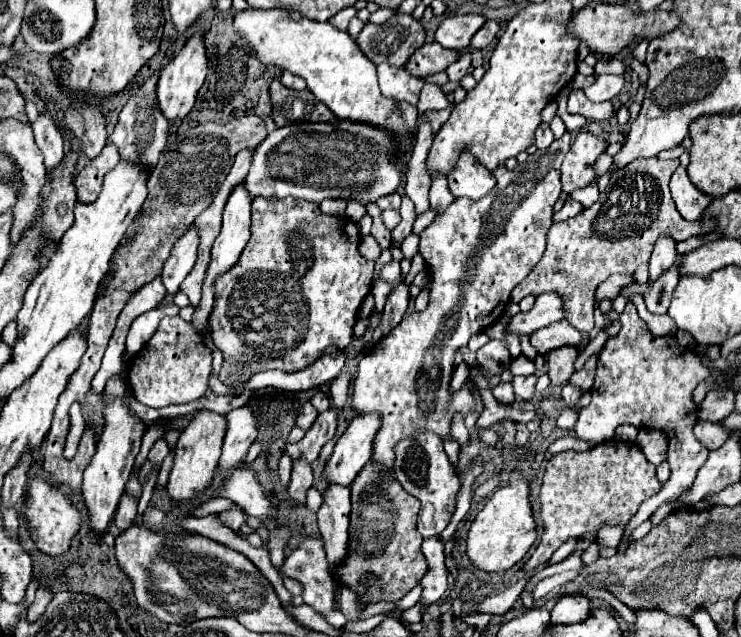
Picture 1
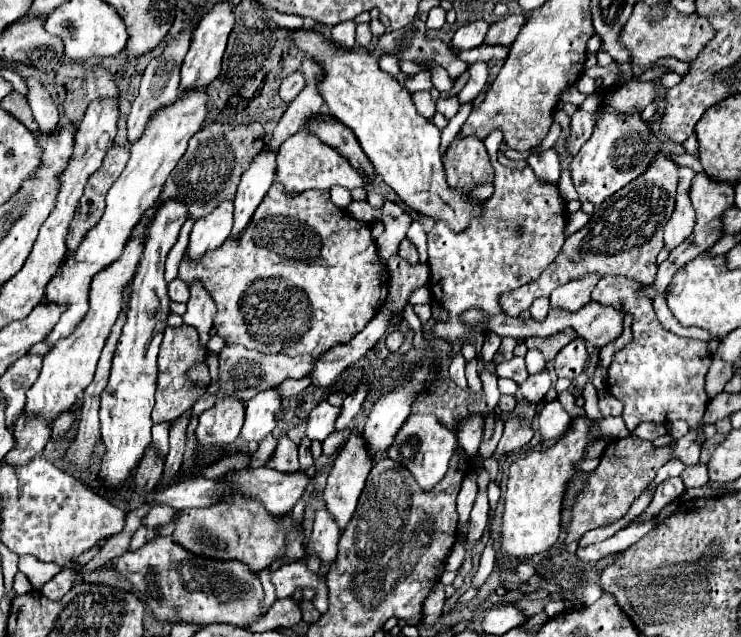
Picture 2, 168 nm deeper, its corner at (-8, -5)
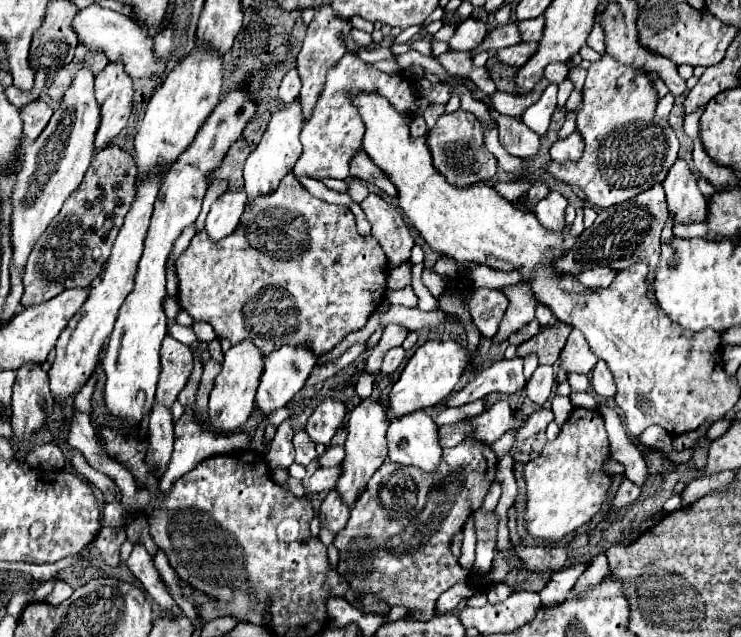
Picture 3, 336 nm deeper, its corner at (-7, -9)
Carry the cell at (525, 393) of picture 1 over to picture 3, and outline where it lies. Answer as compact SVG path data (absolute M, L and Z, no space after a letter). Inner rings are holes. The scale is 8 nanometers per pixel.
M538 366L532 380L526 384L528 398L542 406L548 400L554 384L556 384L556 376L554 376L552 366Z

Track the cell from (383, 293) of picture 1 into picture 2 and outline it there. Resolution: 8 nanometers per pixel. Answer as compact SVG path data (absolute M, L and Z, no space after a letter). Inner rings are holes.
M413 220L413 222L411 222L411 226L409 226L409 232L407 232L407 238L409 238L413 244L417 244L419 262L423 264L427 263L427 236L425 236L425 230L423 230L423 226L421 226L417 220Z

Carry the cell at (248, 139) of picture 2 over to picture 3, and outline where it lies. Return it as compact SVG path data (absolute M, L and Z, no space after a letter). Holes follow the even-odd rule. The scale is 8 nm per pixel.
M240 138L230 148L230 152L226 154L226 158L222 160L222 166L218 168L218 172L214 172L212 180L214 178L224 178L224 180L228 180L228 188L244 188L242 168L244 168L244 162L246 162L248 154L250 154L250 148L244 142L244 138Z

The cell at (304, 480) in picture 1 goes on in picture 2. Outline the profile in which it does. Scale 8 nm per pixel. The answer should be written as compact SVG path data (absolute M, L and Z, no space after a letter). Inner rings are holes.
M303 438L301 444L299 444L299 462L301 462L301 472L305 472L307 468L313 466L313 456L311 456L309 444L311 444L309 438Z

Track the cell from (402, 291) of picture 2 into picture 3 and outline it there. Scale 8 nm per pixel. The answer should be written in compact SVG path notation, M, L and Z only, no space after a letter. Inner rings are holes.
M368 194L362 202L366 218L372 226L372 236L384 248L390 264L402 264L410 258L410 248L414 246L414 238L406 218L400 210L388 204L382 196Z

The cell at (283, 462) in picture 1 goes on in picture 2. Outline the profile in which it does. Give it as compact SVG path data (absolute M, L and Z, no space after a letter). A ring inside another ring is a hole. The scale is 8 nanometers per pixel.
M287 436L277 440L277 448L271 458L271 468L279 472L297 472L299 460L297 460L297 444L291 442Z

